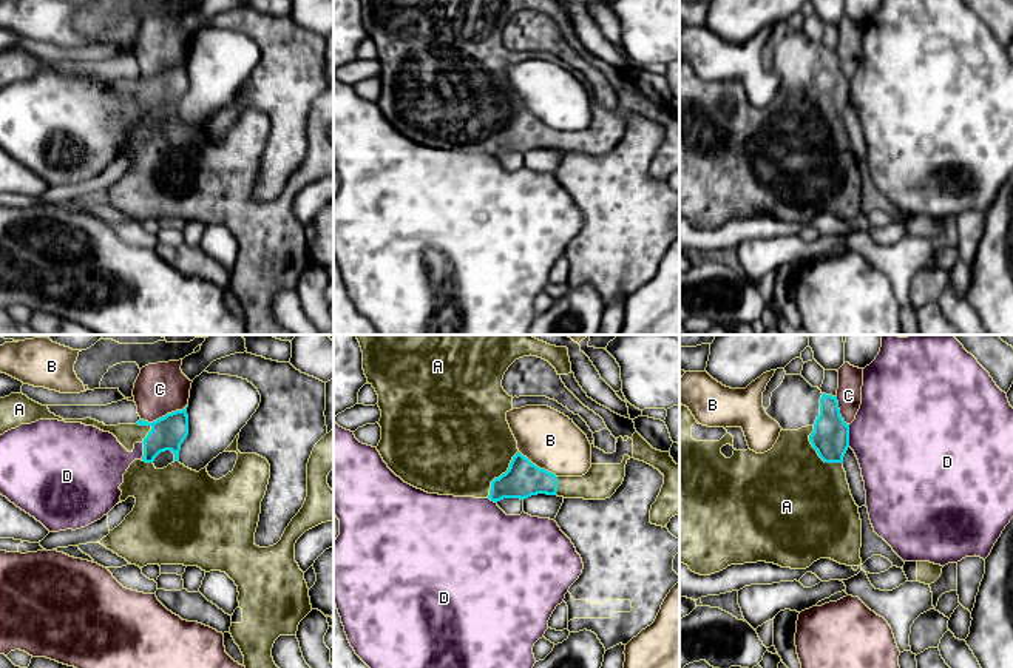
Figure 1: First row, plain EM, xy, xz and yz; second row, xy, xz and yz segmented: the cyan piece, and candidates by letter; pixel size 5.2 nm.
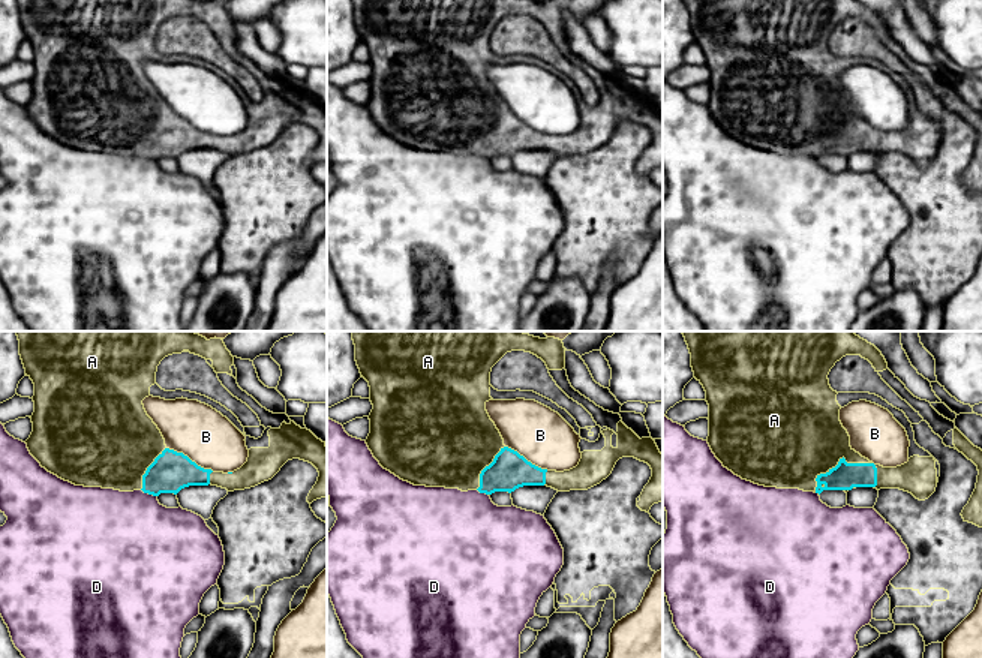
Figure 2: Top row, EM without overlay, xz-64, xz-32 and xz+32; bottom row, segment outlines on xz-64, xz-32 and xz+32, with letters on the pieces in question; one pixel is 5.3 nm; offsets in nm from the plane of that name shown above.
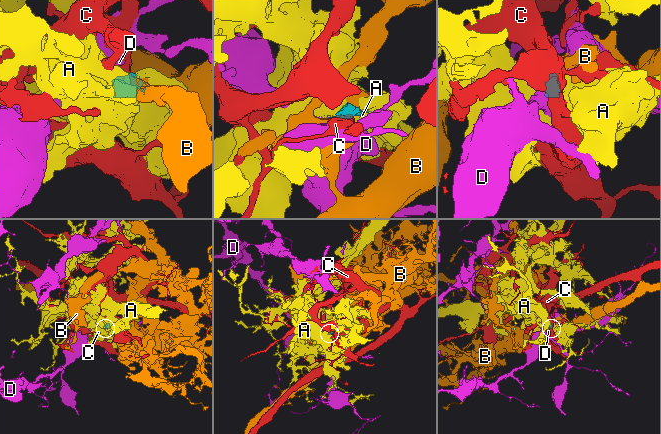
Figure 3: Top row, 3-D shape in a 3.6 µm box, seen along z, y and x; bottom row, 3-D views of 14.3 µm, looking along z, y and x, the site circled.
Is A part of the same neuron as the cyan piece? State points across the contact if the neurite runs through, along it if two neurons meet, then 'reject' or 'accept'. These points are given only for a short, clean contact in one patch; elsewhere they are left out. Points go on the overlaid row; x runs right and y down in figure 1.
accept

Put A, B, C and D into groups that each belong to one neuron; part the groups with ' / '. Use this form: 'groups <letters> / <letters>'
groups A / B / C / D

